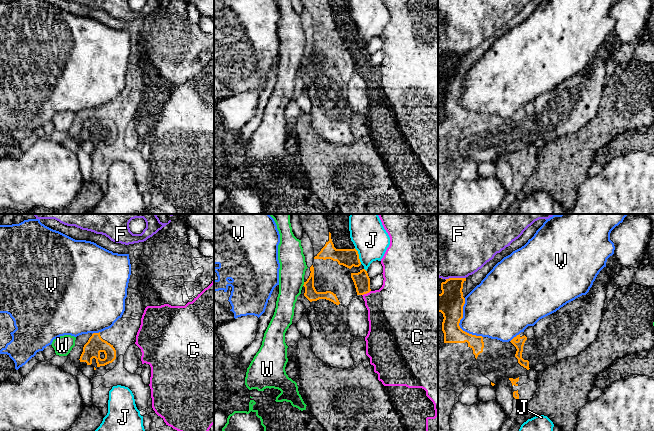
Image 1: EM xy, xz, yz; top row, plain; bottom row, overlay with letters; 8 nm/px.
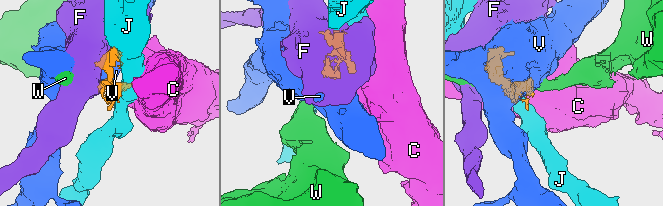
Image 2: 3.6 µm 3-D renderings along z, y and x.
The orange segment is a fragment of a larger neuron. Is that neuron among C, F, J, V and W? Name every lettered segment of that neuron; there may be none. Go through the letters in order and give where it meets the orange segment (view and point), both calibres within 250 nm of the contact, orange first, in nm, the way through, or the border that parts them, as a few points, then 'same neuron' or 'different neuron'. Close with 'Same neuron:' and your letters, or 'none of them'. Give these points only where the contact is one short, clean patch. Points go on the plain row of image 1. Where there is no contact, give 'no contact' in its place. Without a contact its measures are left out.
C: xz (366, 69) | 130/400 nm | along xz (370, 66), (362, 71) | different neuron
F: yz (455, 54) | 220/440 nm | different neuron
J: xz (358, 32) | 140/280 nm | different neuron
V: yz (458, 100) | 220/380 nm | different neuron
W: xz (304, 60) | 100/200 nm | along xz (304, 58), (302, 61) | different neuron
Same neuron: none of them

